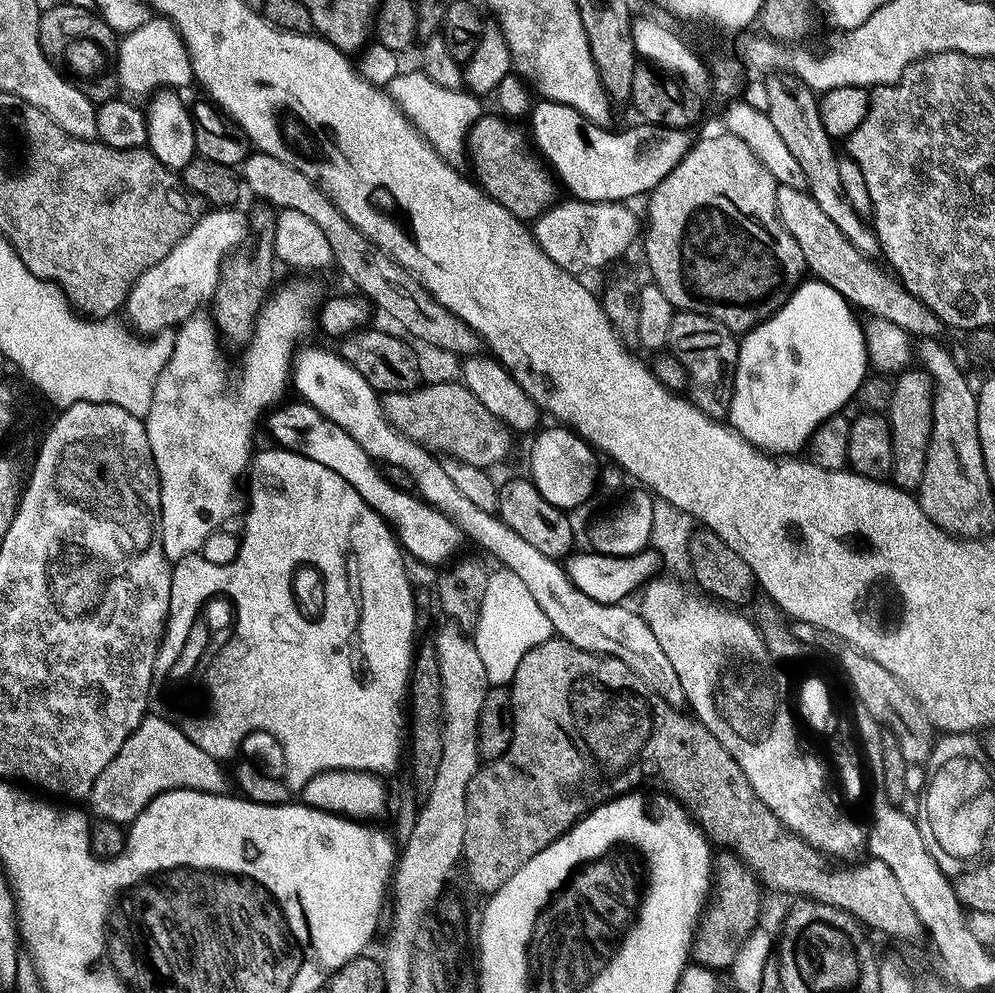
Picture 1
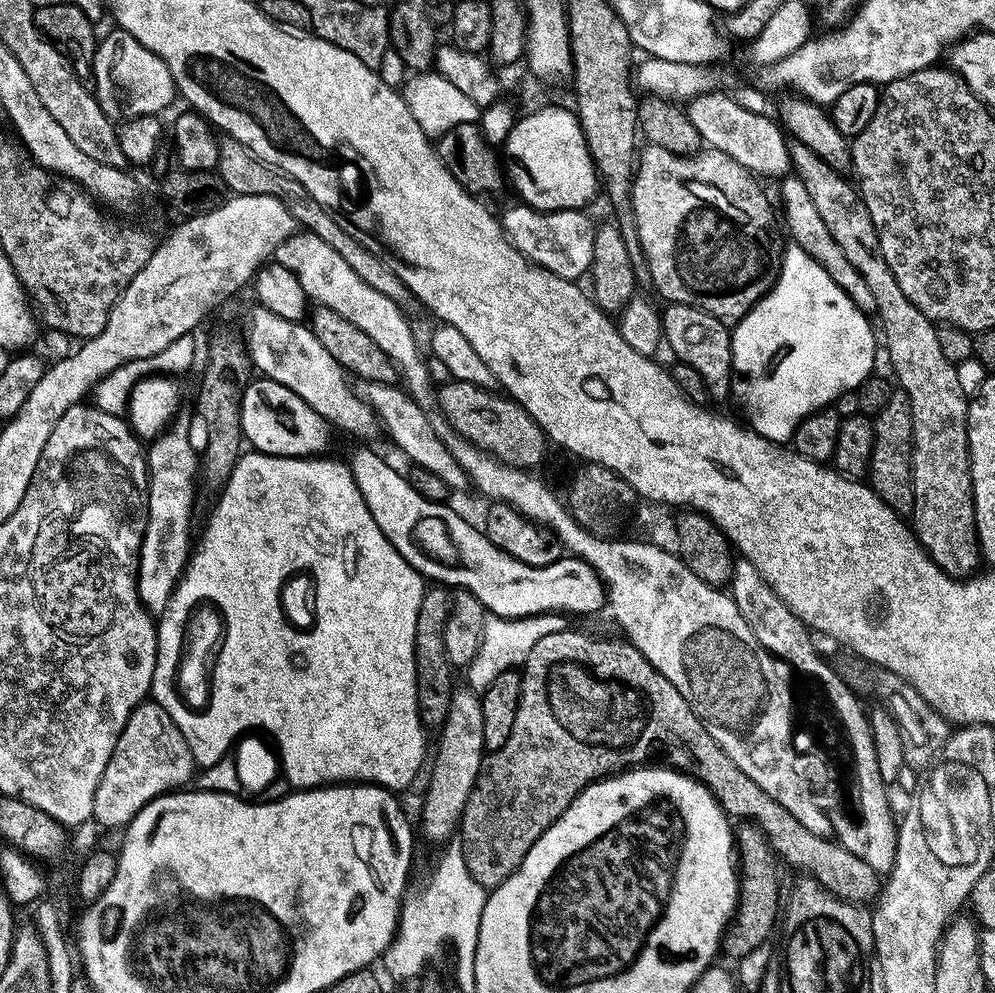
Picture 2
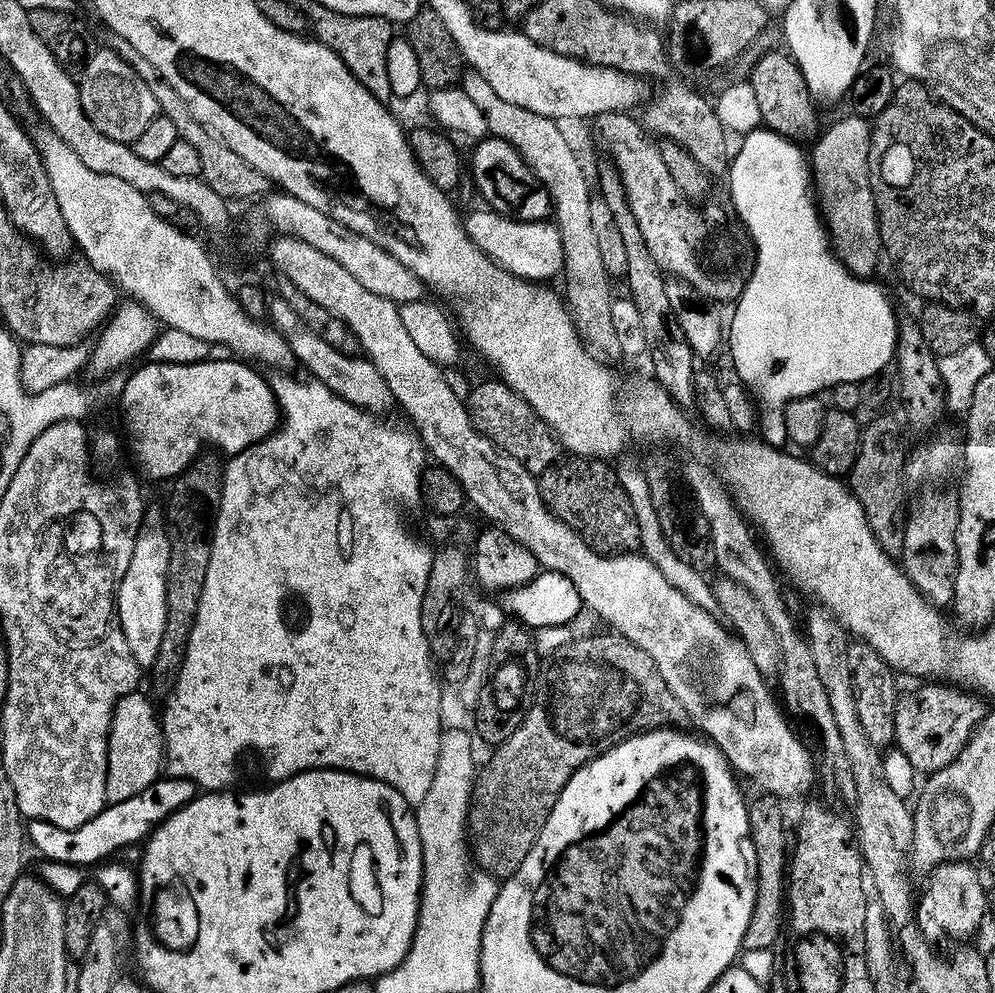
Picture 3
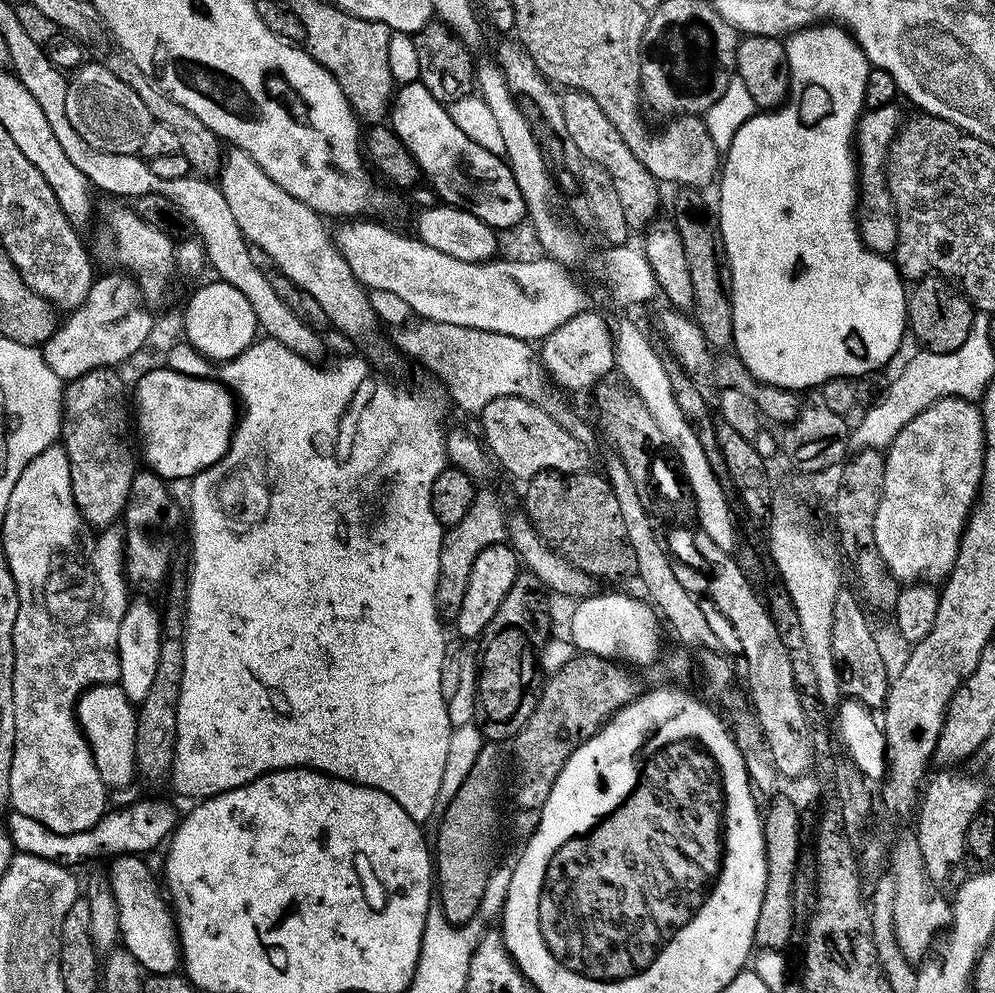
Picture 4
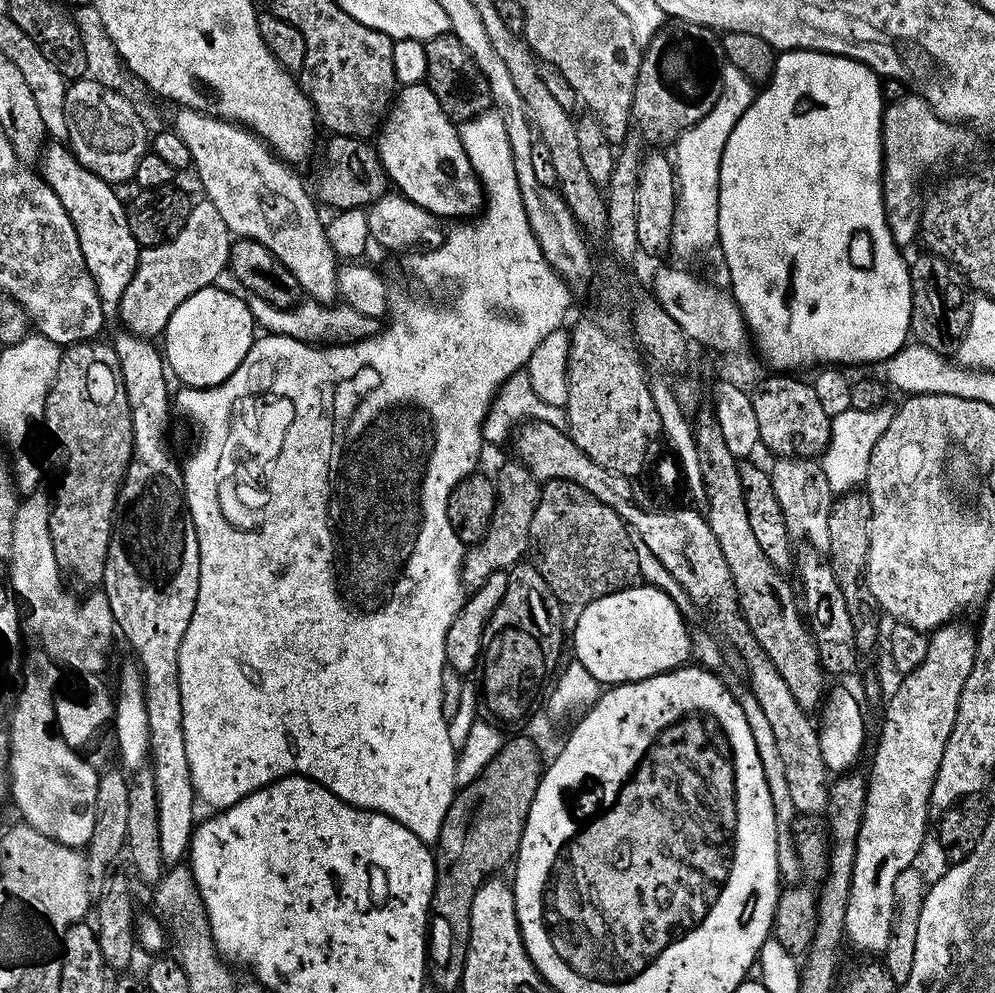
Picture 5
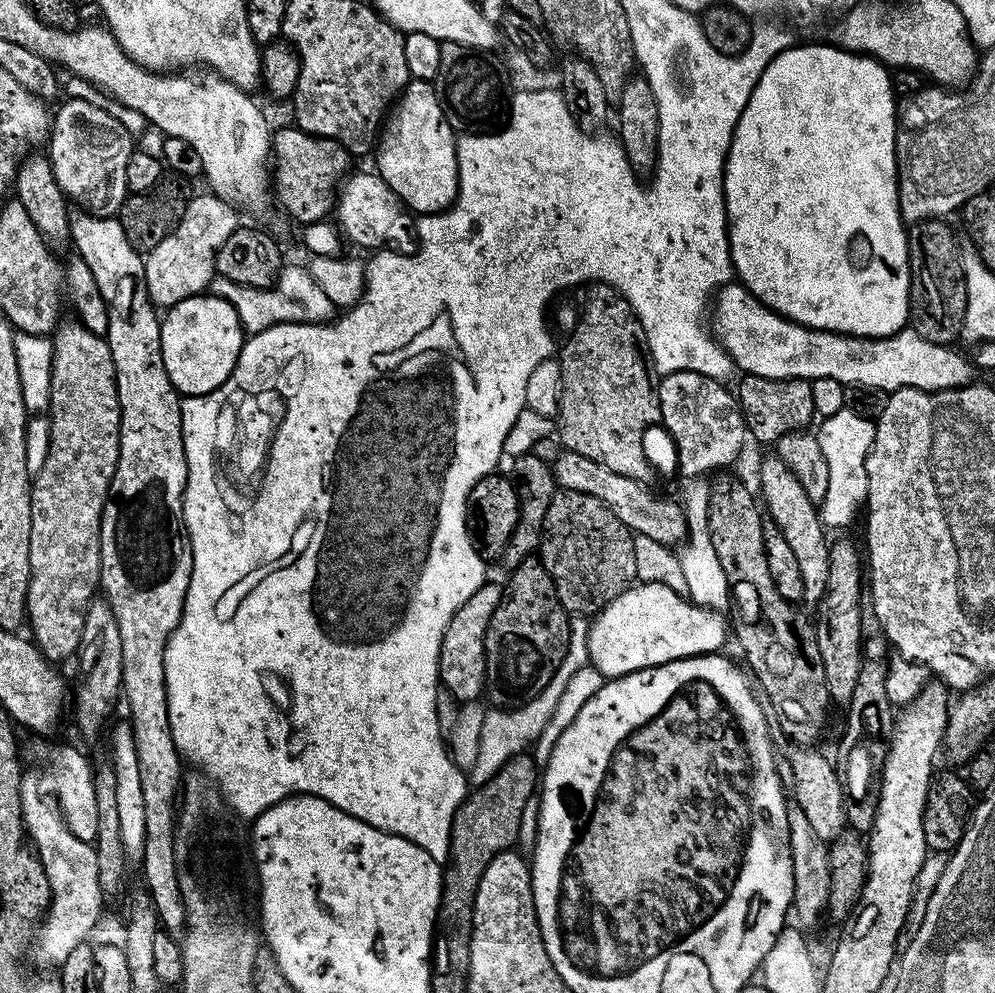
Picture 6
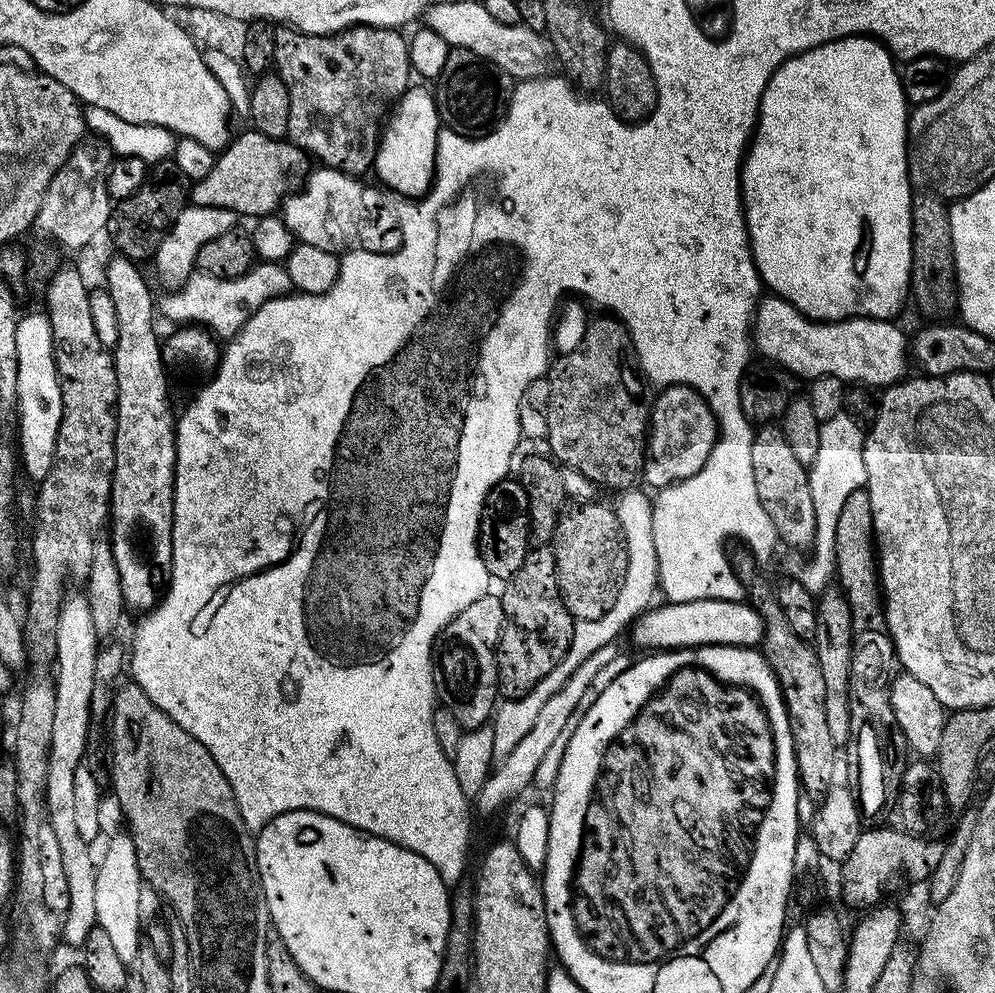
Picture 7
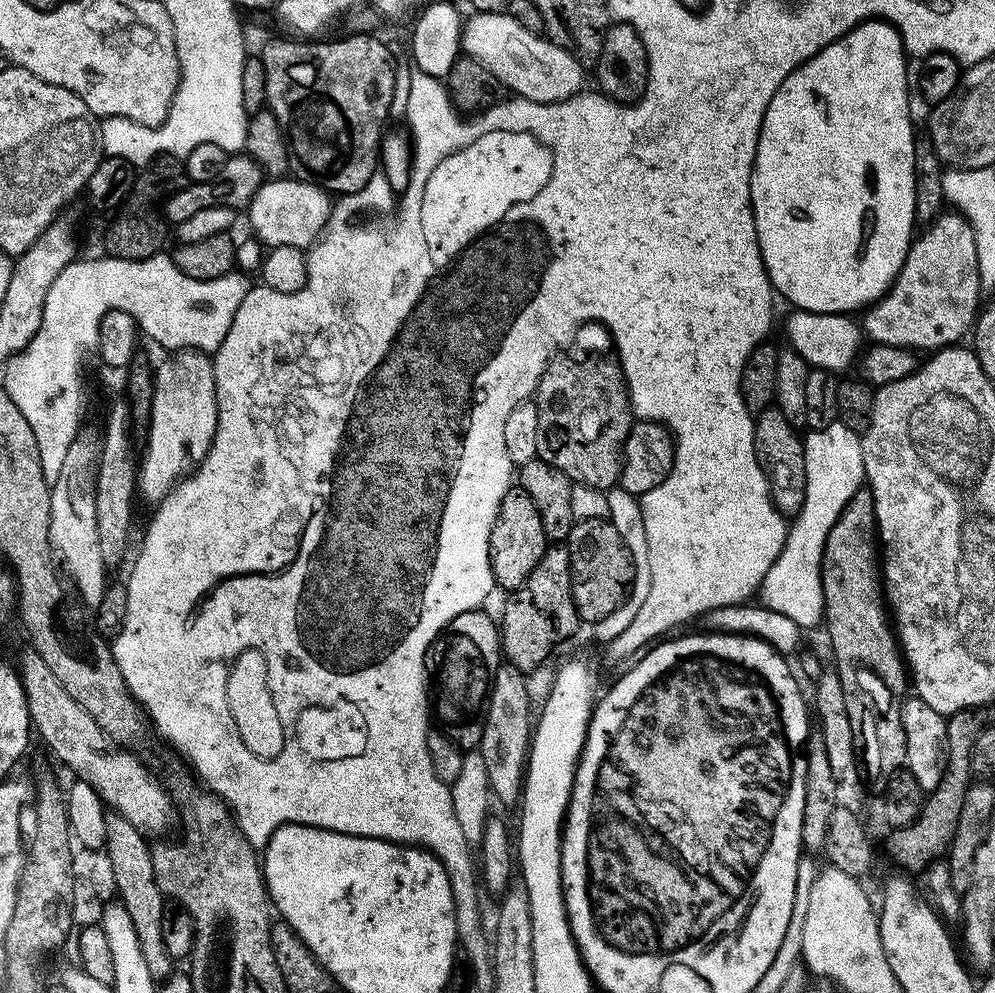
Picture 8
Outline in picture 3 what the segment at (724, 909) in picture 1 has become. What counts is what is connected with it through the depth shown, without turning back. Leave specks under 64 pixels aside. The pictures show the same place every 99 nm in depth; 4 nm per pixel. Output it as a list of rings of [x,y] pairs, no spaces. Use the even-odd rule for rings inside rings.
[[[771,793],[760,794],[748,807],[748,831],[751,838],[752,849],[755,852],[753,860],[754,875],[756,877],[756,894],[754,910],[751,911],[750,924],[746,934],[743,935],[744,950],[768,949],[775,945],[779,934],[781,937],[784,926],[784,907],[786,904],[786,869],[788,865],[788,845],[786,846],[786,832],[784,830],[784,816],[780,806],[779,797]]]

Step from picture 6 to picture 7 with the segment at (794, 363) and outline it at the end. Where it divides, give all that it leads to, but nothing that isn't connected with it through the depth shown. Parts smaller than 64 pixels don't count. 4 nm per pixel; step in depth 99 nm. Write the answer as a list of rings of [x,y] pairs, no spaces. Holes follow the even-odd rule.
[[[768,294],[763,297],[756,305],[756,315],[752,318],[752,326],[750,329],[750,335],[755,351],[761,352],[768,360],[773,360],[780,368],[785,368],[788,372],[793,372],[796,376],[808,376],[807,378],[815,378],[817,376],[832,375],[834,378],[838,378],[845,382],[851,382],[854,384],[862,384],[865,386],[887,386],[895,384],[905,379],[908,366],[910,367],[910,340],[909,337],[904,337],[902,329],[896,325],[896,322],[892,320],[871,320],[869,316],[851,316],[848,320],[830,320],[827,322],[821,322],[819,320],[812,319],[811,316],[804,316],[802,313],[794,307],[790,302],[783,300],[781,296],[775,294]]]

